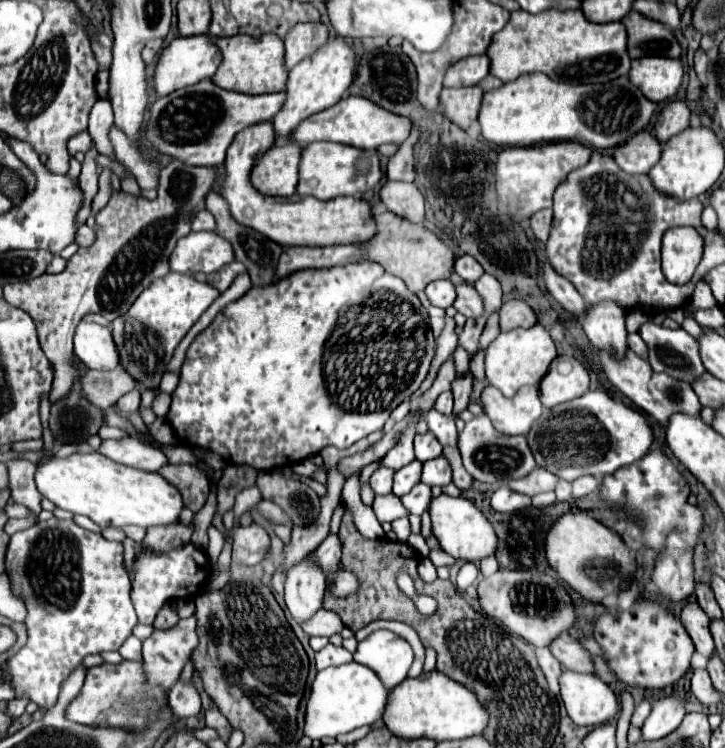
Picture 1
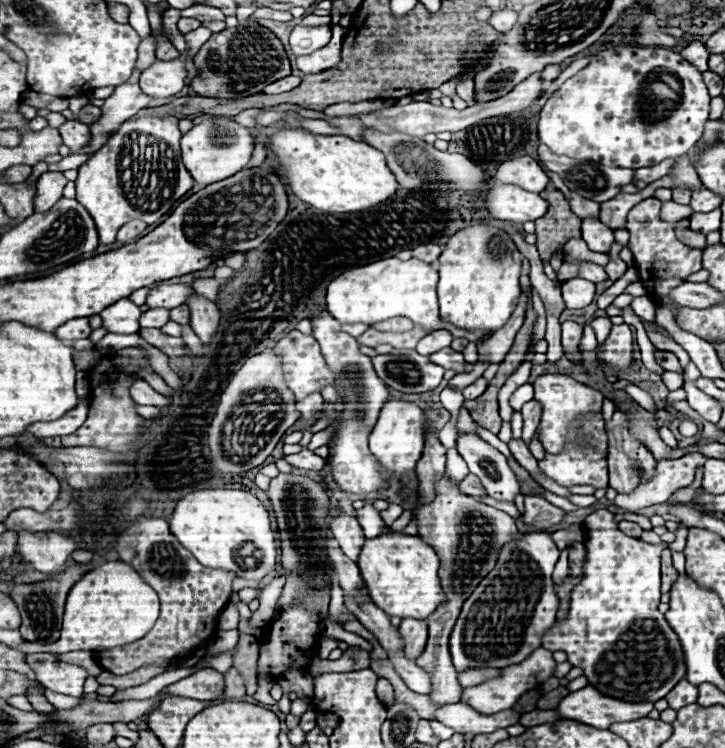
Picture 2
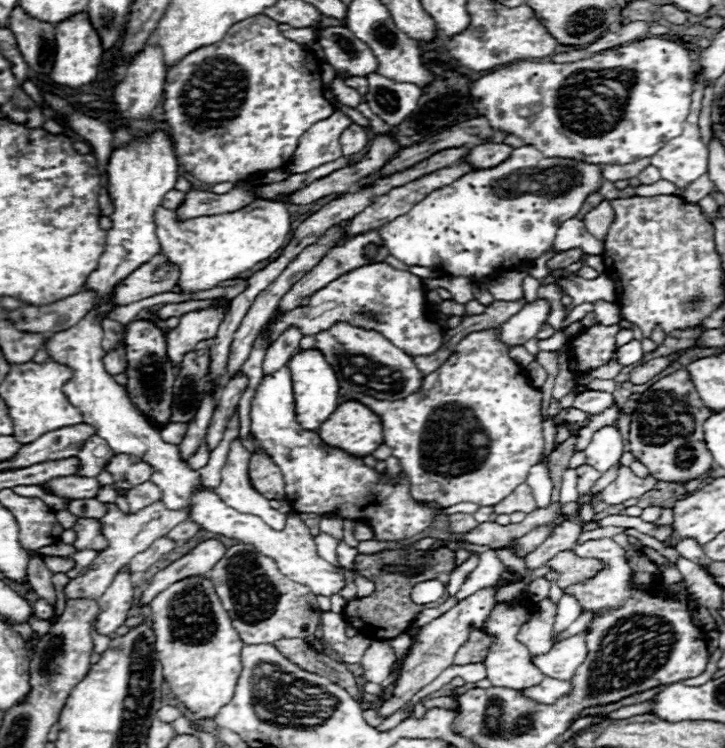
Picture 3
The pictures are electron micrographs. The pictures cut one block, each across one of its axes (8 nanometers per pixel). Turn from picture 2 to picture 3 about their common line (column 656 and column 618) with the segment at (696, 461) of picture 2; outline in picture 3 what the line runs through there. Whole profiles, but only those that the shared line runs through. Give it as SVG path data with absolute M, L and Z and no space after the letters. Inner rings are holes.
M620 464L620 466L618 466L618 476L616 476L616 480L602 490L600 498L602 498L606 504L610 504L610 506L622 504L622 502L628 500L628 498L638 498L638 496L642 496L644 492L654 490L656 484L658 484L658 480L656 480L652 474L648 474L646 478L640 478L640 476L636 476L630 468L626 468L626 466Z

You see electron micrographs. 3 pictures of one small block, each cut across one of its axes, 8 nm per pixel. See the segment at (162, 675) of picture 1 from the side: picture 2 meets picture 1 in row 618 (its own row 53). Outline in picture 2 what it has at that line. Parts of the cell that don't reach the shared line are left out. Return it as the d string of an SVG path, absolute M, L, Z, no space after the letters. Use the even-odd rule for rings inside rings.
M204 26L188 32L188 34L186 34L186 46L188 46L188 48L186 48L186 54L192 58L192 56L194 56L194 48L192 48L192 46L202 46L210 36L212 36L212 32L210 32L208 28L204 28Z

